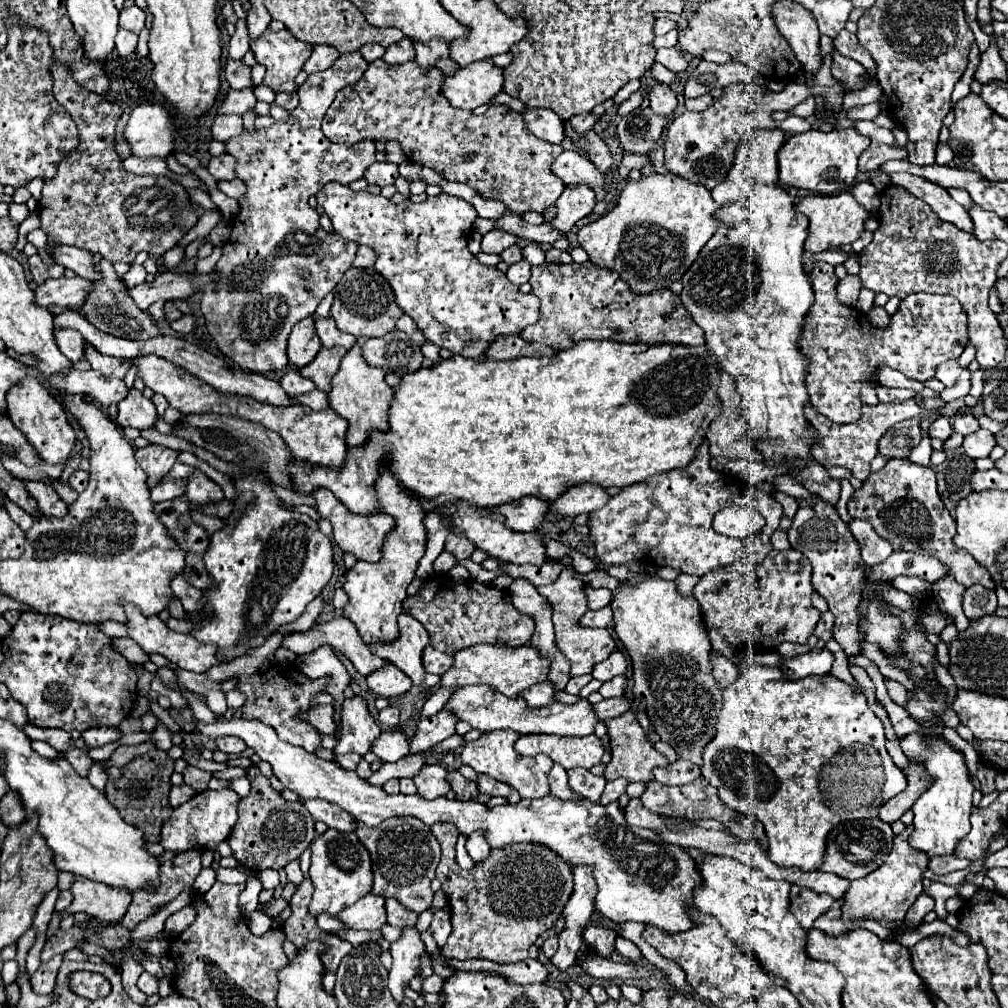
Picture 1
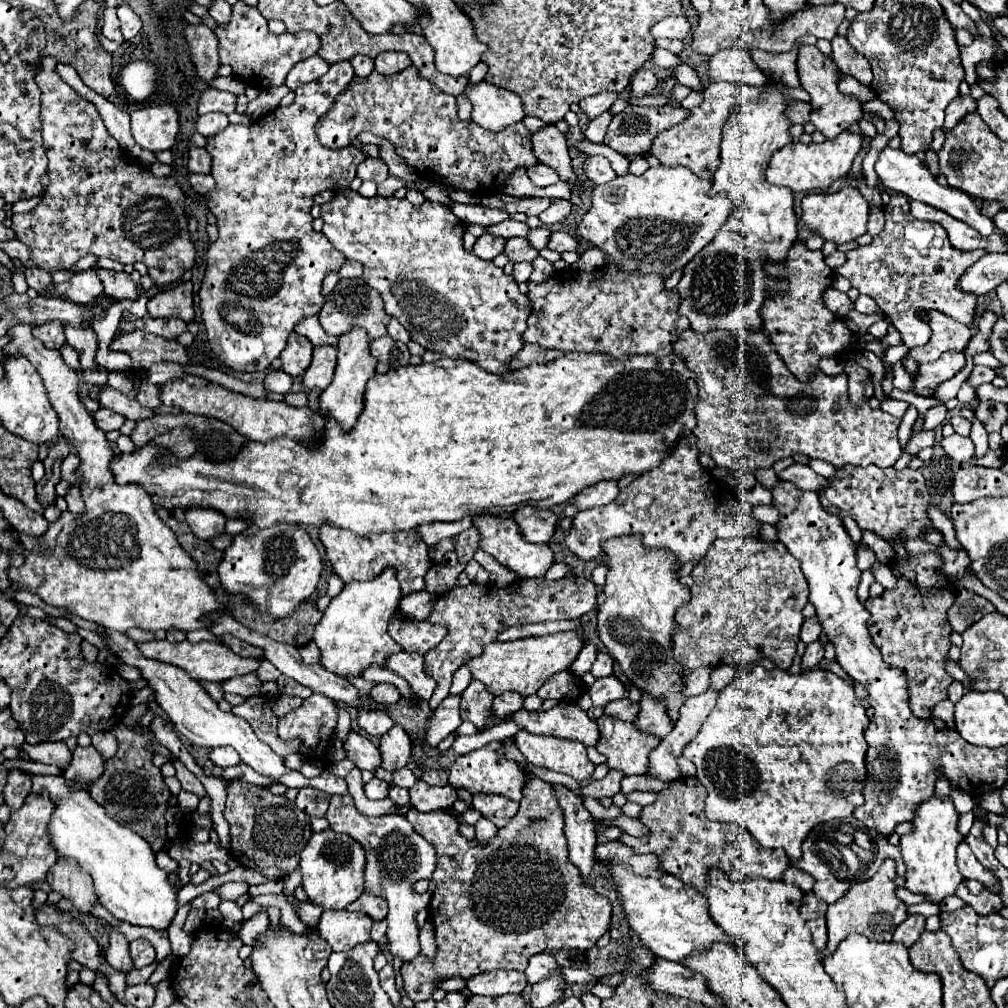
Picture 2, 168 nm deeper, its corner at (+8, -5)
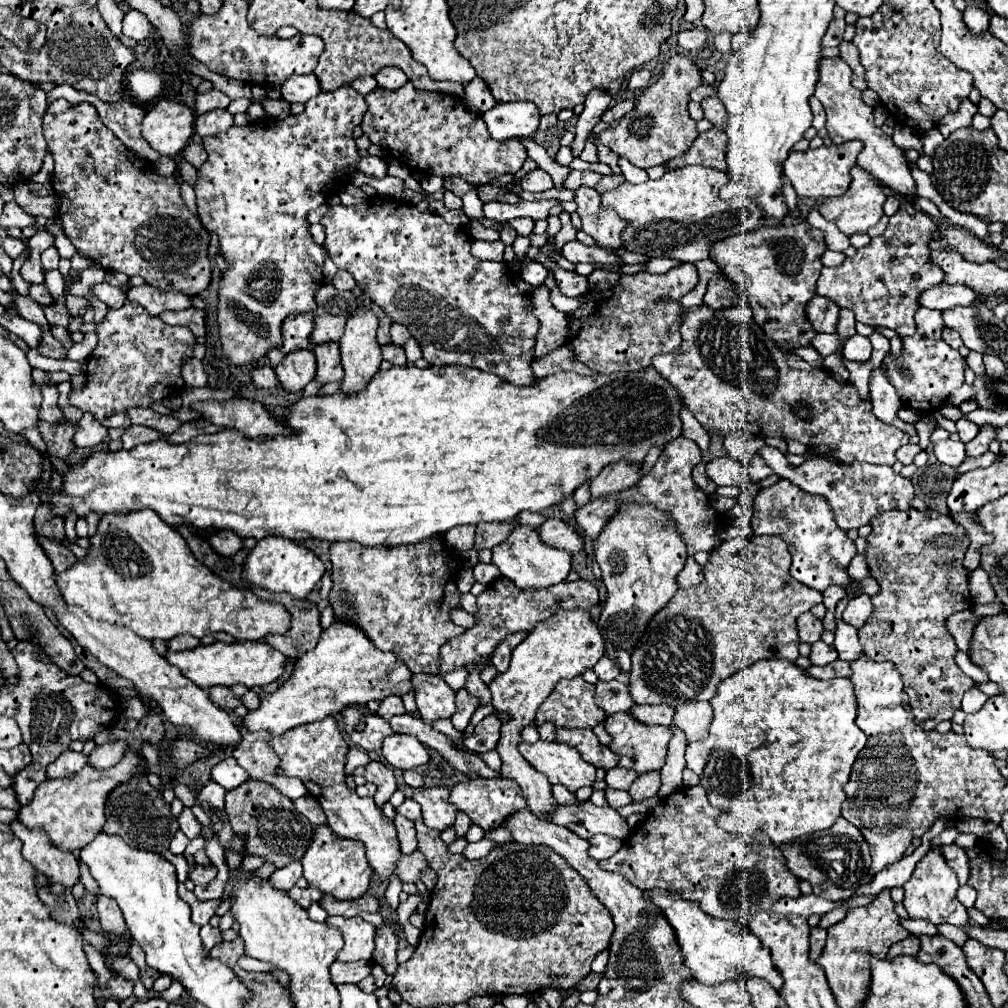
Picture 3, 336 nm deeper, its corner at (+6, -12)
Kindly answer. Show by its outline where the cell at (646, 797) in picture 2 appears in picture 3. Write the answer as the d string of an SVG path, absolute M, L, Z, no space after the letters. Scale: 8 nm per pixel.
M670 726L670 728L674 732L674 738L670 740L668 762L660 770L660 776L662 776L662 788L658 790L660 798L664 798L666 794L672 794L672 792L682 788L682 768L686 766L686 760L684 760L686 738L684 738L684 734L676 726Z

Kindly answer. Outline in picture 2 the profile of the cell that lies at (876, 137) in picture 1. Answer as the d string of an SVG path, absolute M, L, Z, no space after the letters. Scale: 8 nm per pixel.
M886 147L880 151L878 155L878 169L876 169L880 181L888 187L888 189L894 189L898 193L904 193L908 195L910 199L916 199L916 201L922 201L926 205L932 205L952 217L956 217L958 221L964 221L966 225L970 225L972 229L976 229L978 233L982 235L992 235L994 231L994 223L992 219L988 219L986 215L980 213L978 205L974 203L974 199L970 195L966 195L964 191L958 191L958 189L952 189L952 187L942 187L934 177L932 173L920 165L918 157L910 157L906 153L902 153L900 149L892 149L892 147Z

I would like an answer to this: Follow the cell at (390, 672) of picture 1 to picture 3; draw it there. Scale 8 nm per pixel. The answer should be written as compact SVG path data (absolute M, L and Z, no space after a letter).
M388 696L388 698L384 698L384 700L380 702L378 714L380 714L384 720L390 720L390 718L396 716L396 714L404 714L402 698L398 698L398 696Z

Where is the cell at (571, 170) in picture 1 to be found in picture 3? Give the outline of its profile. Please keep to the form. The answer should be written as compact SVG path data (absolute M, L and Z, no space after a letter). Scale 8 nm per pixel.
M538 168L538 170L532 170L530 174L526 174L522 178L520 186L522 186L522 190L528 190L528 192L544 192L544 190L550 190L554 186L554 182L548 172Z

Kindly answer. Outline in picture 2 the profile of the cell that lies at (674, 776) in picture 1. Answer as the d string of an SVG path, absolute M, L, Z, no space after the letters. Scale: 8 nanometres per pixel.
M634 775L634 777L624 777L622 779L622 793L630 793L630 791L662 791L666 789L670 783L668 781L662 781L658 777L652 777L652 775Z

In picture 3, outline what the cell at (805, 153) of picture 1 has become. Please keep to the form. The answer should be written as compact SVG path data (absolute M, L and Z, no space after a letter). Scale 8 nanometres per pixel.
M844 142L840 146L830 144L830 146L820 146L816 150L808 148L806 152L792 152L782 168L784 174L790 178L796 194L800 198L834 198L834 196L842 196L848 186L850 186L850 170L856 164L856 156L860 154L862 144L860 142Z

